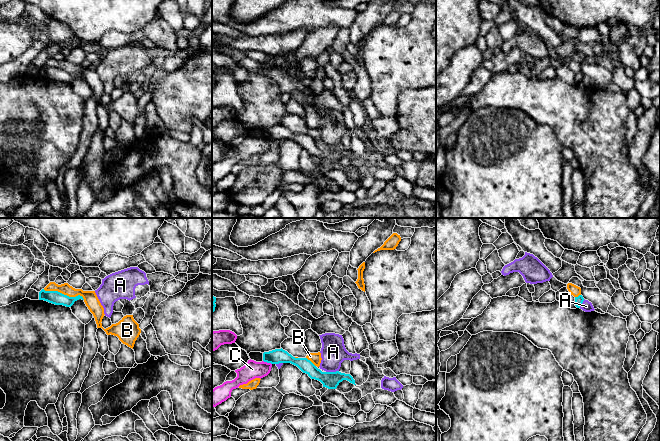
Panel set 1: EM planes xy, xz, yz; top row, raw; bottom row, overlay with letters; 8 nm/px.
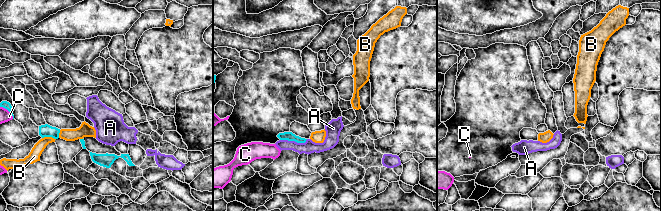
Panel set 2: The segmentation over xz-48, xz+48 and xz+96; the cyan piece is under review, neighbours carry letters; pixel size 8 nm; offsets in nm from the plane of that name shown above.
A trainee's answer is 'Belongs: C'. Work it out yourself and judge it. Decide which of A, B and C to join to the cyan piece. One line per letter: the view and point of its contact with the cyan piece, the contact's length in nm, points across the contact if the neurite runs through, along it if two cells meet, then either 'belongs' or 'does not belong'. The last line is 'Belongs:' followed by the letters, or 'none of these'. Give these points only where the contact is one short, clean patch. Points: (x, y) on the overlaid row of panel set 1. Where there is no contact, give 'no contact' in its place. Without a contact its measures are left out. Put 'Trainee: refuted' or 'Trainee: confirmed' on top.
Trainee: refuted
A: xz (332, 372) | 110 nm | along xz (338, 370), (326, 372) | does not belong
B: xy (63, 294) | 340 nm | along xy (43, 289), (58, 291), (69, 296), (80, 295), (84, 299) | does not belong
C: xz (267, 362) | 80 nm | does not belong
Belongs: none of these

